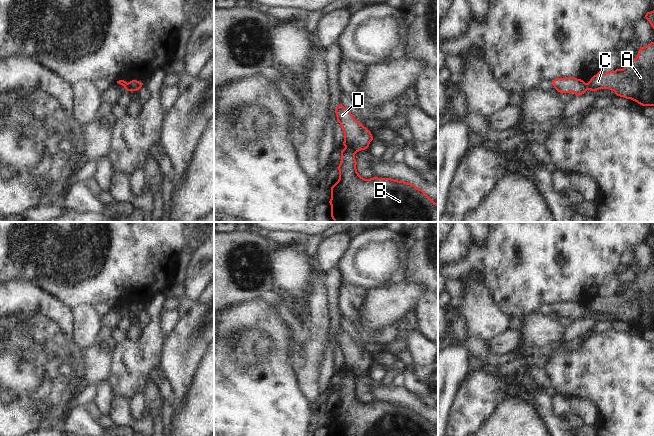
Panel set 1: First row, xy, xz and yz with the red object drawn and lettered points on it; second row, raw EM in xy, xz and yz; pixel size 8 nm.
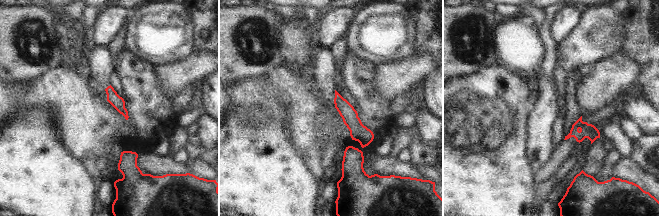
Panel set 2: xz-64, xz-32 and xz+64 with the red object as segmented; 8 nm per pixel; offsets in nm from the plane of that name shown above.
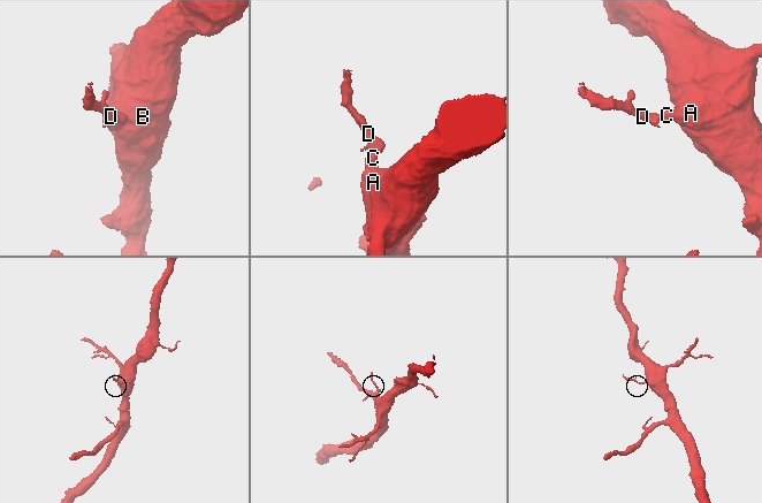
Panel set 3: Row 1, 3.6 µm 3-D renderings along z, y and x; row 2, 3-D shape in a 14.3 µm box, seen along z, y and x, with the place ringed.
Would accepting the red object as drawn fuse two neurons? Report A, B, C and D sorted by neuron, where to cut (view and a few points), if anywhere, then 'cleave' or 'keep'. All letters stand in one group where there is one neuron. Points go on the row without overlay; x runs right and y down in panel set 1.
groups A B C / D; cut xz (345, 370), (352, 373), (355, 377); cleave

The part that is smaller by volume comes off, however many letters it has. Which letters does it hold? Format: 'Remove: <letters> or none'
Remove: D.

